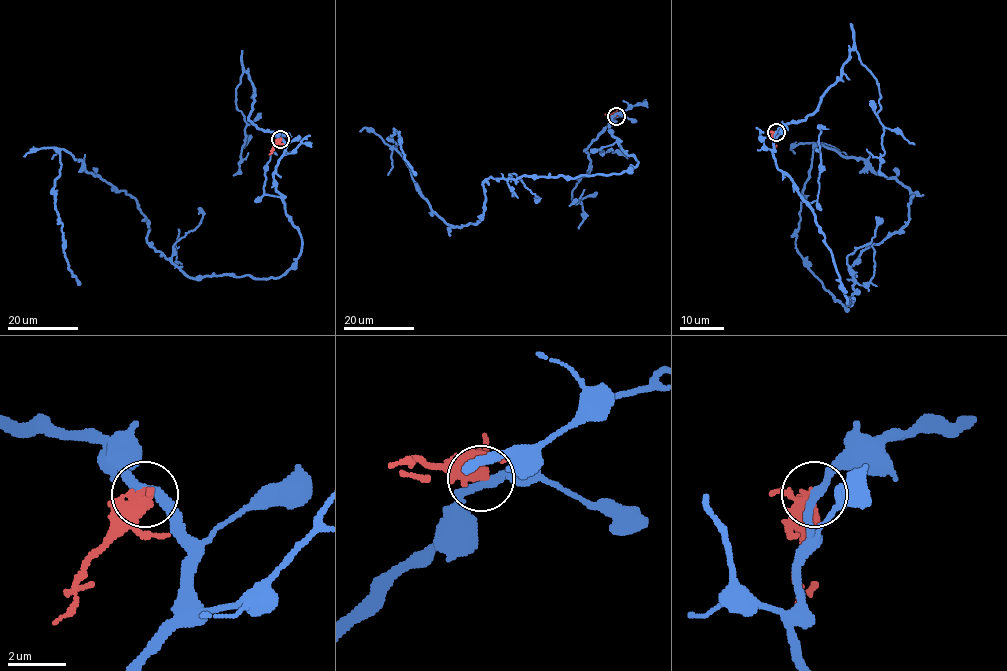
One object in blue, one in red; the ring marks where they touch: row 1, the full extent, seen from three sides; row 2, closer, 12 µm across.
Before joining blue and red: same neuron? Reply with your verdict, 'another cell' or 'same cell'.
another cell

